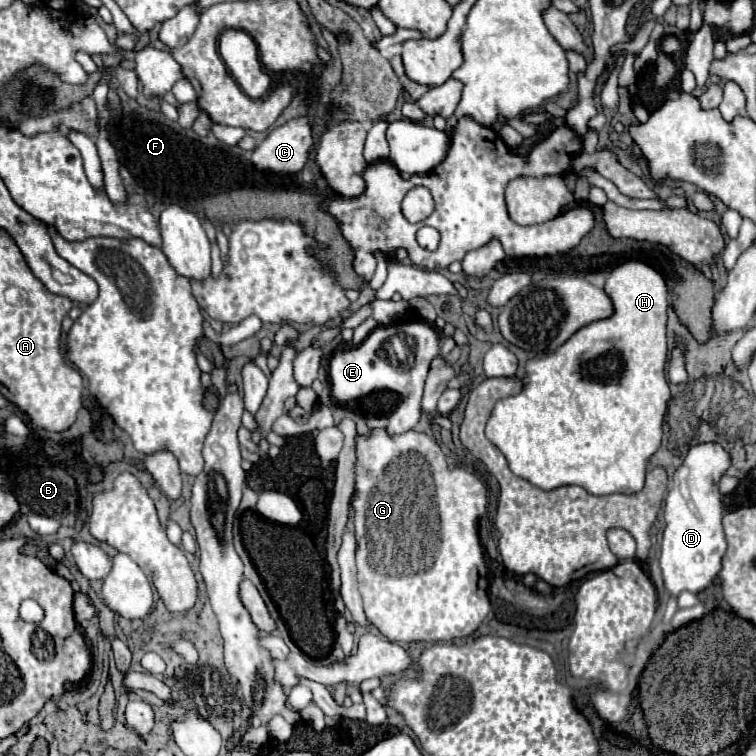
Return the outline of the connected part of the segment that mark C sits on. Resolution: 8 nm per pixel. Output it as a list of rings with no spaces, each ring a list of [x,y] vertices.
[[[296,118],[270,132],[254,150],[250,164],[274,174],[296,174],[308,160],[312,148],[310,120]]]

